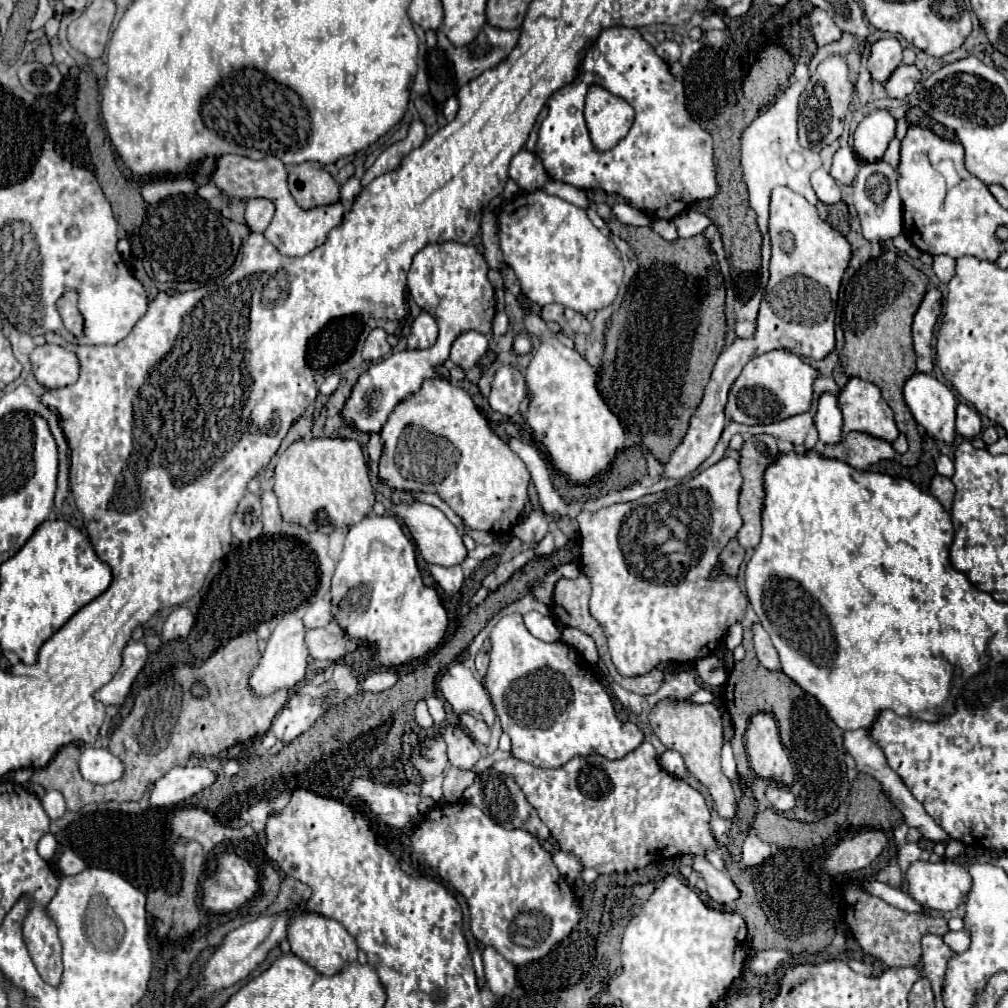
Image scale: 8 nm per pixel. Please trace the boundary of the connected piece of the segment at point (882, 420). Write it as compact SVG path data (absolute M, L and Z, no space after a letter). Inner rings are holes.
M850 378L838 394L838 406L844 416L842 432L864 432L886 442L898 438L894 428L894 412L882 400L878 386L862 378Z

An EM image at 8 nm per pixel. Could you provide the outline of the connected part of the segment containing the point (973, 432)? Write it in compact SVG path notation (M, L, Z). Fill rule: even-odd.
M958 404L956 408L956 432L964 438L976 438L982 432L980 414L968 404Z

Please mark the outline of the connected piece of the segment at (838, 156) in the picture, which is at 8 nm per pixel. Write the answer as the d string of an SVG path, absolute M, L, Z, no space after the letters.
M848 146L838 148L834 154L834 160L832 160L830 176L836 182L852 184L856 178L856 172L858 172L858 160L856 160L856 154L852 152L852 148L848 148Z

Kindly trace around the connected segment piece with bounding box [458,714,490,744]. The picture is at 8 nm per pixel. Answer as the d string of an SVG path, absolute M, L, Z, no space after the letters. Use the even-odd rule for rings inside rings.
M460 714L458 720L468 728L468 734L472 736L472 740L476 740L480 744L488 744L490 728L482 720L476 720L474 716L468 716L468 714Z

